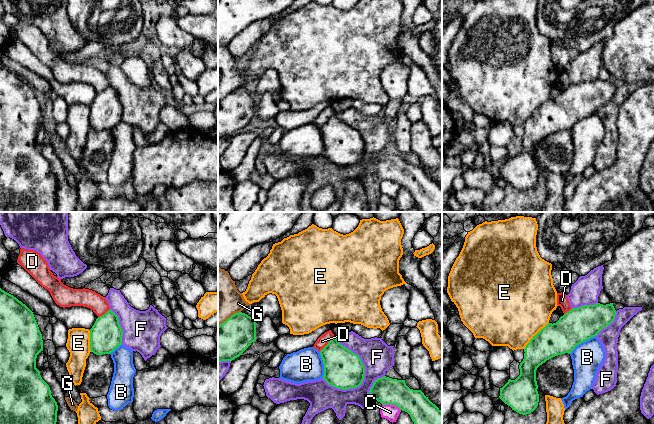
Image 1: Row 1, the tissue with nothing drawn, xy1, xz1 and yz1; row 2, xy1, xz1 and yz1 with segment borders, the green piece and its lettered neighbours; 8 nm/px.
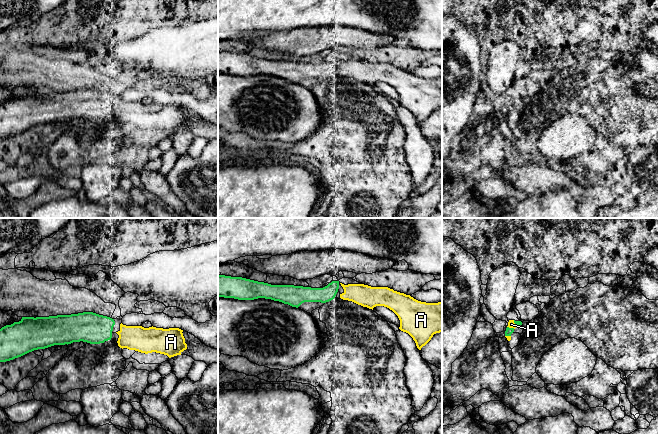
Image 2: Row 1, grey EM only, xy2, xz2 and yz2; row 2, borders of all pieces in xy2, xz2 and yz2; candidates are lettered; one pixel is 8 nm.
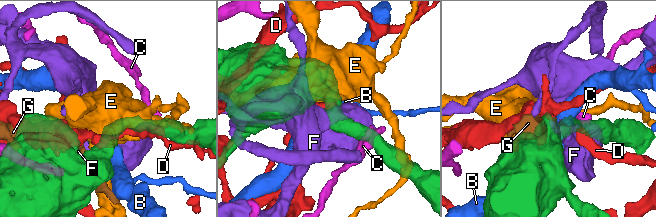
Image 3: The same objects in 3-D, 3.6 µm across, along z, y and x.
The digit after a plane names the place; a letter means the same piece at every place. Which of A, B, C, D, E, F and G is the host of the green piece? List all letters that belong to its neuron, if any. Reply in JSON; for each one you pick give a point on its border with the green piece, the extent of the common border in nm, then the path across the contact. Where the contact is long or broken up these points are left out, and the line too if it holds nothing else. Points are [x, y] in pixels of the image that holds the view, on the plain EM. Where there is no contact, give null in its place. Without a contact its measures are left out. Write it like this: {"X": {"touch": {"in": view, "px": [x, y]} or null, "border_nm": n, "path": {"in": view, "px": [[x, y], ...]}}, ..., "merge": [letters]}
{"A": {"touch": {"in": "yz2", "px": [511, 104]}, "border_nm": 70}, "merge": ["A"]}

